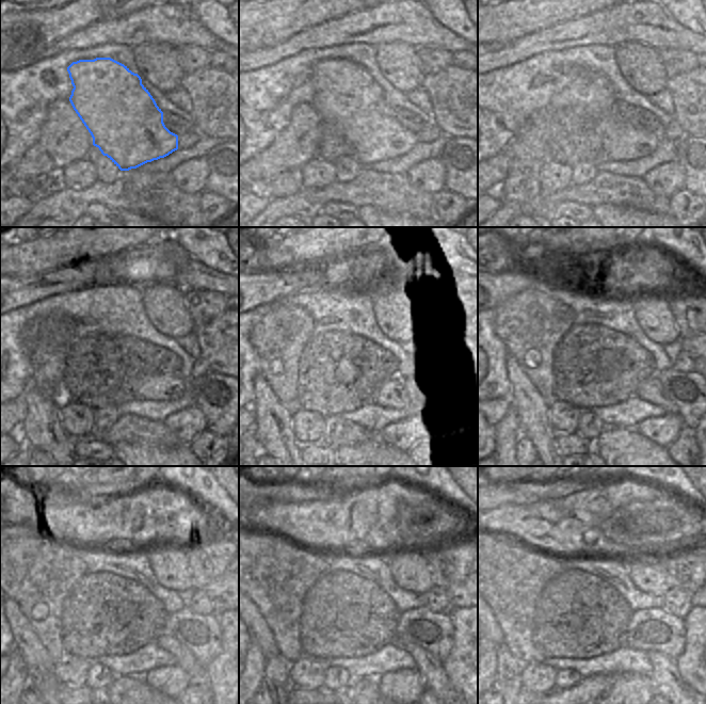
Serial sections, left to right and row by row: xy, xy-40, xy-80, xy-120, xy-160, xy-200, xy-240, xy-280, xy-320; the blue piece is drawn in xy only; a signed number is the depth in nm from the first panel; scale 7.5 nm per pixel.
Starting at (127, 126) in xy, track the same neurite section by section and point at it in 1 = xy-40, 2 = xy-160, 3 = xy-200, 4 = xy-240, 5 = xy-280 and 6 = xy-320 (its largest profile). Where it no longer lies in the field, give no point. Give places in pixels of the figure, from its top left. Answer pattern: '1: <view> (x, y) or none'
1: xy-40 (345, 95)
2: xy-160 (411, 390)
3: xy-200 (651, 389)
4: xy-240 (183, 657)
5: xy-280 (430, 667)
6: xy-320 (668, 682)

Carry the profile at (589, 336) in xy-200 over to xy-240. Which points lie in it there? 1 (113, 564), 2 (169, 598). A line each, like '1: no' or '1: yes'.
1: no
2: no

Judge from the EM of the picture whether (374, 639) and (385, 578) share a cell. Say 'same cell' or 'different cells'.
different cells

